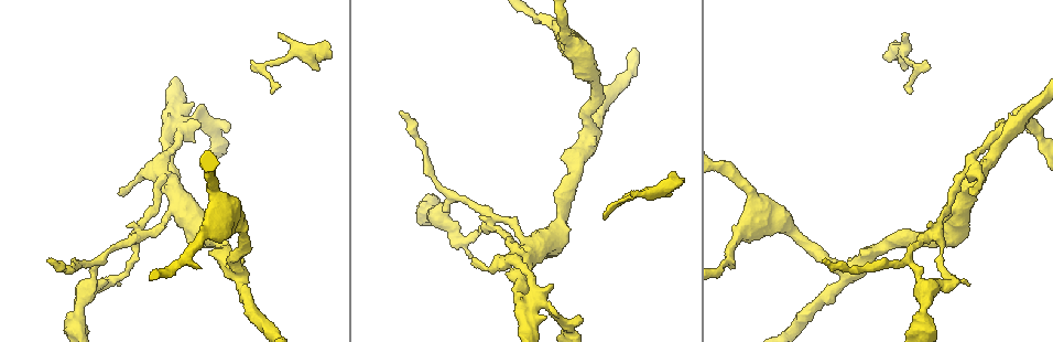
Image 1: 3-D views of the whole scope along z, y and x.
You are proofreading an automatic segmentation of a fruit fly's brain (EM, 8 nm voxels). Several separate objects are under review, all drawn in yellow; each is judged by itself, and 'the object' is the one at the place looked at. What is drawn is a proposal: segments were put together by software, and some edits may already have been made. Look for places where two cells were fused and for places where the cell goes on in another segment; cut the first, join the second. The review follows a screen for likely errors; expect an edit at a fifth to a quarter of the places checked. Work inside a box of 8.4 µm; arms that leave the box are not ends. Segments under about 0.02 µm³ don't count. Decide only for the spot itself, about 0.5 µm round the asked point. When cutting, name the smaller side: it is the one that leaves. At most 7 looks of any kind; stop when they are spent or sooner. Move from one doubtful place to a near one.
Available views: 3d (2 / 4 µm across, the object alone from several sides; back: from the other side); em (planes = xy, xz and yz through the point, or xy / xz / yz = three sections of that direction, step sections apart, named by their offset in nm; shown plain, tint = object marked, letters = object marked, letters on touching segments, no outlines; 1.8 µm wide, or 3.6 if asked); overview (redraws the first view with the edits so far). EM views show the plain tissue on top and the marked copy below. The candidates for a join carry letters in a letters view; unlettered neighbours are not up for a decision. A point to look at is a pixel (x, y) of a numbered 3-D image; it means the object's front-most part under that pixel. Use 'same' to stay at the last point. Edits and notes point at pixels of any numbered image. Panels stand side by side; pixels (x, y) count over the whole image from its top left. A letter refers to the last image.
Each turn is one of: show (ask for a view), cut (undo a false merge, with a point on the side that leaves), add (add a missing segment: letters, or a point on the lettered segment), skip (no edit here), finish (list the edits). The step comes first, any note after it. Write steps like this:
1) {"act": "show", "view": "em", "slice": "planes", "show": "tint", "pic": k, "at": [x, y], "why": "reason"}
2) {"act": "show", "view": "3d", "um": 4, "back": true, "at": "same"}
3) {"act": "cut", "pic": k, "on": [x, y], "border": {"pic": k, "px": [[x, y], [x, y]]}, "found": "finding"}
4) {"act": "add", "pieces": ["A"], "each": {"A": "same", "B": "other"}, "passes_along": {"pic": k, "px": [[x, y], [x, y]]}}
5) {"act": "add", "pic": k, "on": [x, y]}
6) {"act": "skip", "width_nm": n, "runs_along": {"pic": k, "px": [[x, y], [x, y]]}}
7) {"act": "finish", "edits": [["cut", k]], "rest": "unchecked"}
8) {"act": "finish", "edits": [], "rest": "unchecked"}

{"act": "show", "view": "3d", "um": 4, "pic": 1, "at": [631, 191], "why": "an open end"}

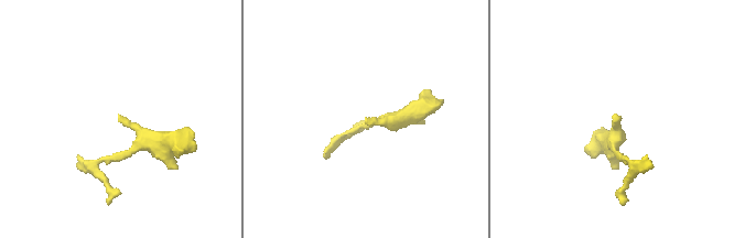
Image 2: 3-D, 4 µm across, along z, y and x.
{"act": "show", "view": "em", "slice": "yz", "step": 16, "show": "tint", "pic": 2, "at": [617, 116]}

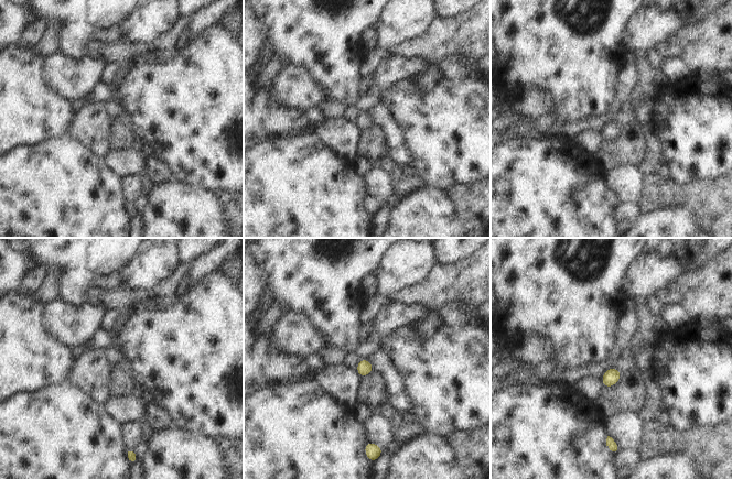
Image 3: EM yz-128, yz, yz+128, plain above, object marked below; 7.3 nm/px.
{"act": "show", "view": "em", "slice": "xz", "step": 8, "show": "letters", "at": "same", "why": "cut it another way"}

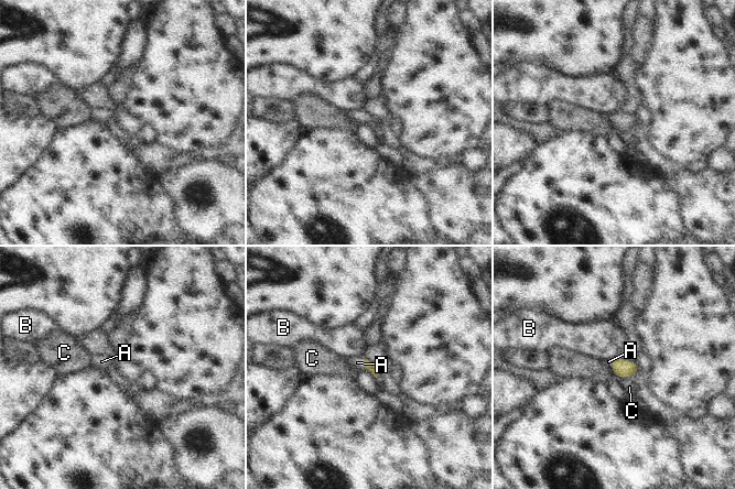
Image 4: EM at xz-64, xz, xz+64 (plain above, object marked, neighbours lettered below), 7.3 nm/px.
{"act": "add", "pic": 4, "on": [357, 362], "each": {"A": "same", "B": "other", "C": "other"}, "passes_along": {"pic": 4, "px": [[369, 366], [365, 363], [357, 362]]}, "found": "it goes on there"}

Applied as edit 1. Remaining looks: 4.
{"act": "show", "view": "overview"}

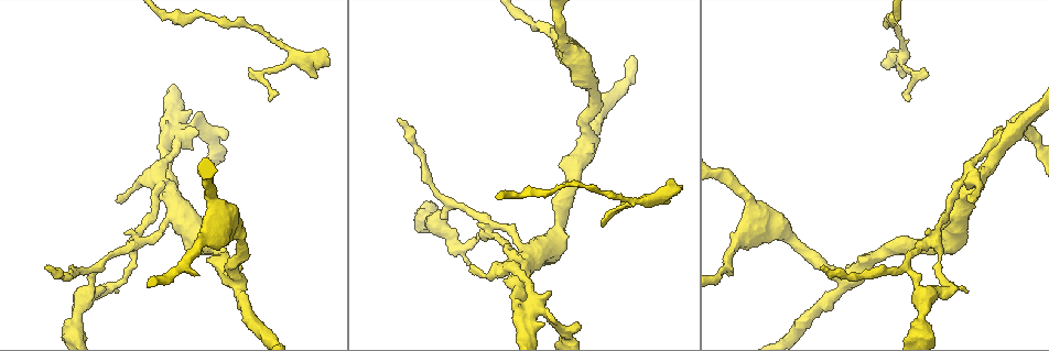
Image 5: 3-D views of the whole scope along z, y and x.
{"act": "show", "view": "em", "slice": "yz", "step": 4, "show": "tint", "pic": 5, "at": [528, 305], "why": "arms part here"}

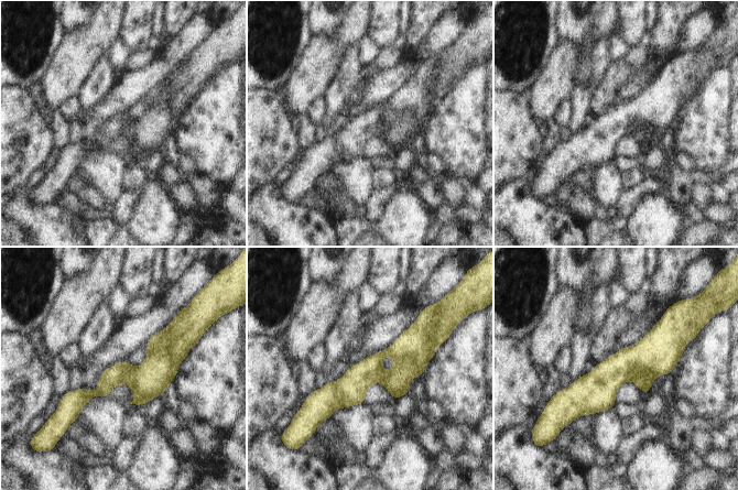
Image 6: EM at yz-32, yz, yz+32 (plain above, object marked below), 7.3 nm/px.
{"act": "show", "view": "em", "slice": "planes", "show": "letters", "at": "same", "why": "another direction"}

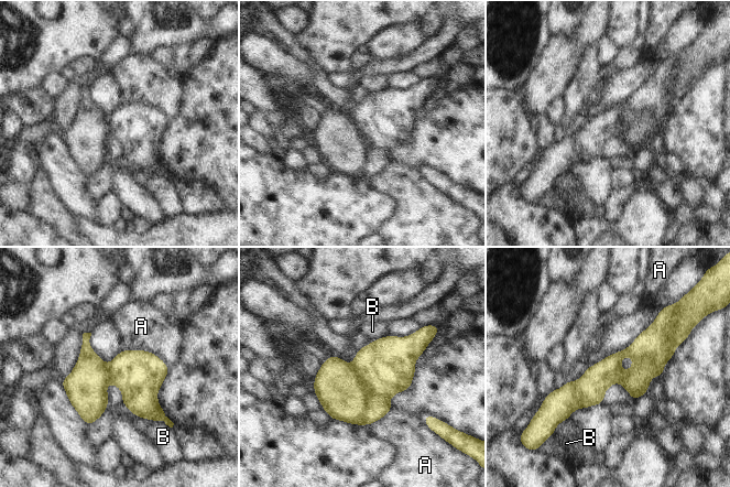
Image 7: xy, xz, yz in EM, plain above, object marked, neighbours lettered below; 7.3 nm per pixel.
{"act": "cut", "pic": 7, "on": [649, 346], "longest_contact_nm": ["A", 380], "each": {"A": "other", "B": "other"}, "border": {"pic": 7, "px": [[671, 324], [665, 341], [668, 359]]}, "found": "a second cell is stuck on"}

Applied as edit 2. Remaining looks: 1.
{"act": "finish", "edits": [["add", 4], ["cut", 7]], "rest": "unchecked"}

